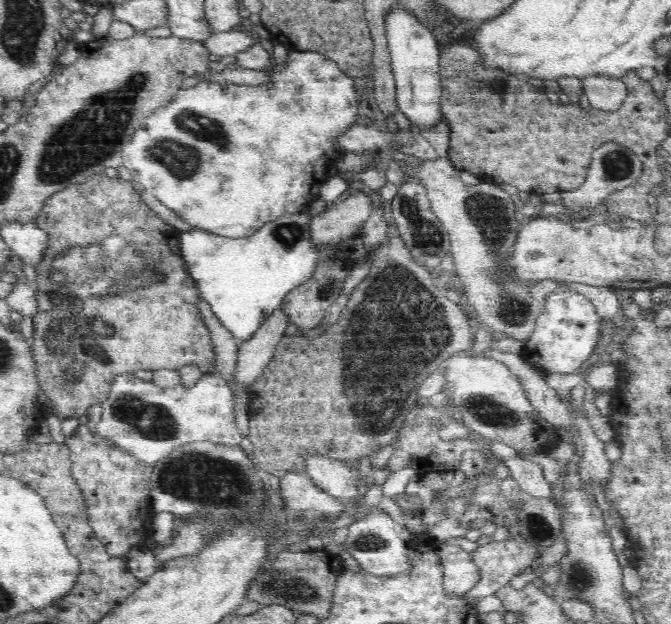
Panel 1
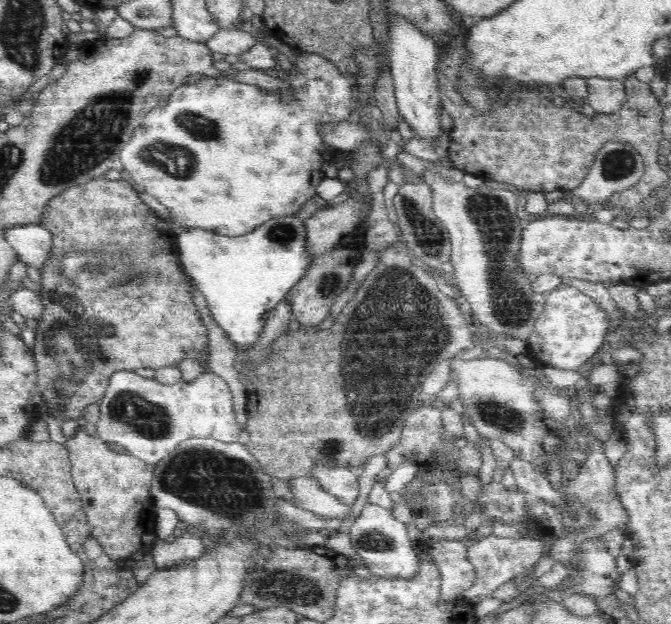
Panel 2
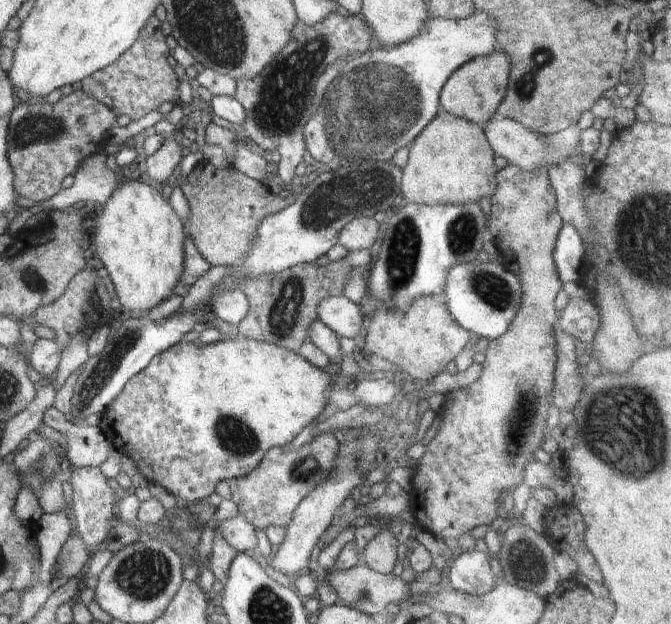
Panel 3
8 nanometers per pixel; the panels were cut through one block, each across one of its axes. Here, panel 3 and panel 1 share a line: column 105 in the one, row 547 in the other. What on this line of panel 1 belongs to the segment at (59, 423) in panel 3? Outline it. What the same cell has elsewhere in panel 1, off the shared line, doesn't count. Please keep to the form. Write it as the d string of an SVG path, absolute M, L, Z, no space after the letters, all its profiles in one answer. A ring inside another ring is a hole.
M437 543L436 551L444 571L443 587L447 594L465 595L474 588L479 572L471 553L460 546L445 543Z

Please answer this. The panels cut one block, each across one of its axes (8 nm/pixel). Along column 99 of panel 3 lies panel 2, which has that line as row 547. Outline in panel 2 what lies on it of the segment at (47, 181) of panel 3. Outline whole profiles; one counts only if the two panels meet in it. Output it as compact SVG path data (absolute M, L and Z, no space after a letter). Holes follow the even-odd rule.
M79 426L76 434L67 438L64 445L69 450L73 483L81 497L91 535L98 540L107 557L110 560L122 560L135 552L152 553L156 542L150 542L150 550L142 550L142 546L146 546L144 542L130 542L134 540L130 536L130 530L144 532L144 528L128 528L128 526L140 526L138 522L146 522L148 514L152 512L142 510L140 502L142 498L148 498L148 494L151 494L155 467L128 452L121 454L112 451L96 434L87 433L84 426Z

